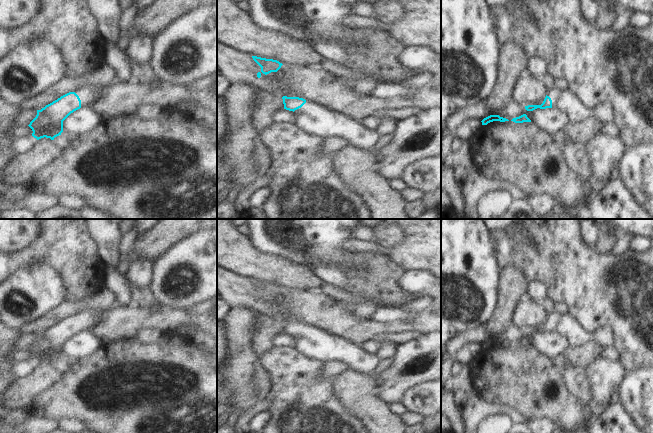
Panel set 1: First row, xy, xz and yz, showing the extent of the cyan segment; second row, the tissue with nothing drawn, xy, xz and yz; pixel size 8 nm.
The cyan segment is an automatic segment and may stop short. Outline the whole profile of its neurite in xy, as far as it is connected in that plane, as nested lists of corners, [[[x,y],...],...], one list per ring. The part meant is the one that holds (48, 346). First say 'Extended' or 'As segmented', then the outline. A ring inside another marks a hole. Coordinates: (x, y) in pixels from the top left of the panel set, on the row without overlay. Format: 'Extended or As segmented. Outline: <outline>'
Extended. Outline: [[[87,310],[69,316],[41,334],[37,334],[36,341],[28,349],[37,364],[61,359],[63,356],[63,345],[74,335],[82,332],[91,332],[95,327],[100,313],[98,310]]]

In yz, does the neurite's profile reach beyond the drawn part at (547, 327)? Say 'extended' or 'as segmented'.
extended

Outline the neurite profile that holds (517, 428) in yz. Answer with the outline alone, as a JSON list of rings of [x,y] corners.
[[[514,424],[509,433],[532,433],[526,424]]]

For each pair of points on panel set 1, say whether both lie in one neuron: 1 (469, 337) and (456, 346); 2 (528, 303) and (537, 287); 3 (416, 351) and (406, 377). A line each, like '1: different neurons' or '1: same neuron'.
1: same neuron
2: different neurons
3: same neuron

